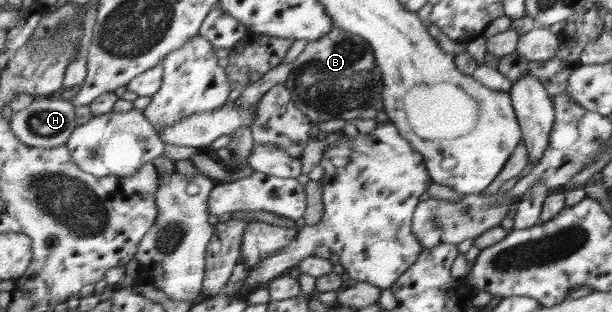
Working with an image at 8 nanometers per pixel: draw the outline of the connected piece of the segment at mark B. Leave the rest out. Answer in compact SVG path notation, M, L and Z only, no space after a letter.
M333 28L328 35L316 39L316 41L306 43L304 50L292 62L292 71L283 84L294 95L295 105L309 118L314 129L318 129L318 123L322 123L322 121L340 119L348 122L355 120L369 107L379 106L382 102L382 91L384 91L382 72L376 66L374 52L372 52L369 42L363 37L337 28Z

